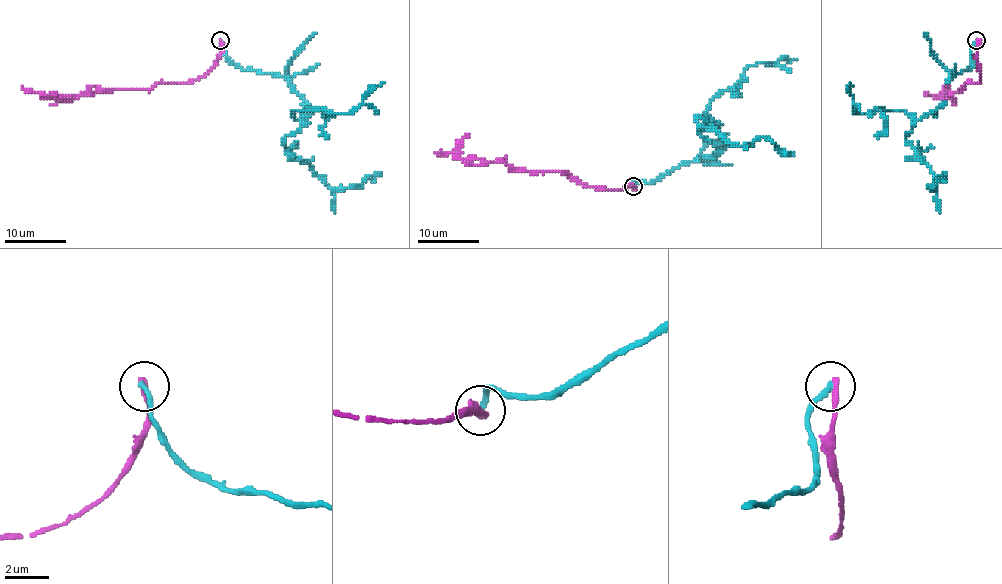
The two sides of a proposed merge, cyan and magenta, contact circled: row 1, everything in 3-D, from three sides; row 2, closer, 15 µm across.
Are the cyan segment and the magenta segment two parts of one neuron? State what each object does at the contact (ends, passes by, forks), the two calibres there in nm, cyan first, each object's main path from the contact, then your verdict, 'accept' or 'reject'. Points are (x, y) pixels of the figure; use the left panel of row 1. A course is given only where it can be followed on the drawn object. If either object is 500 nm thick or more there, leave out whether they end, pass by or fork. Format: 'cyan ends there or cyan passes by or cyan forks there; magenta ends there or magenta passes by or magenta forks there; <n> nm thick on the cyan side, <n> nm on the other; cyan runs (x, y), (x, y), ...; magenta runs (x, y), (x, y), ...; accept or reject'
cyan ends there; magenta ends there; 260 nm thick on the cyan side, 260 nm on the other; cyan runs (221, 40), (233, 63), (284, 76), (314, 110), (284, 141), (287, 152), (332, 189), (371, 183); magenta runs (221, 40), (218, 62), (188, 82), (100, 90), (74, 97), (43, 97), (21, 85); reject

